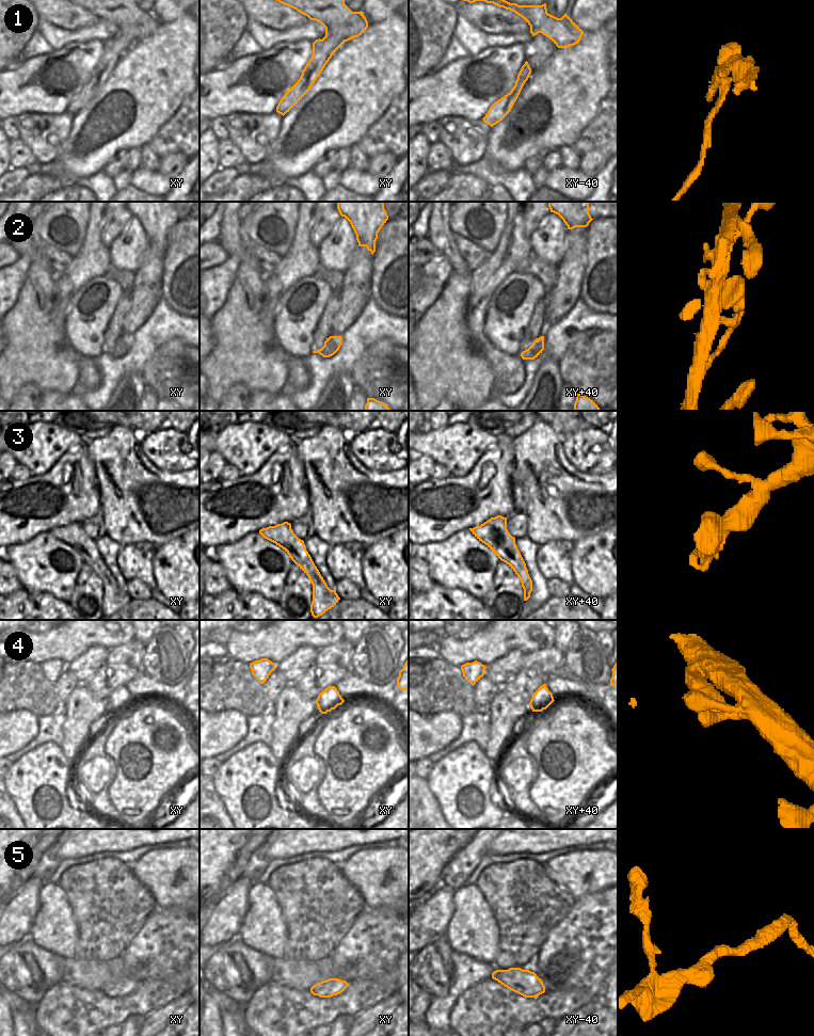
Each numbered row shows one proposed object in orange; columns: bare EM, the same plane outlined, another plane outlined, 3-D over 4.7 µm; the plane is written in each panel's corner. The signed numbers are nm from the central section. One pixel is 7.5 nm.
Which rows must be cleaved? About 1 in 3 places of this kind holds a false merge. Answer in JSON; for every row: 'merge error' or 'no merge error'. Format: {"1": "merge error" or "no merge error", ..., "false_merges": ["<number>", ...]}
{"1": "merge error", "2": "no merge error", "3": "no merge error", "4": "no merge error", "5": "no merge error", "false_merges": ["1"]}

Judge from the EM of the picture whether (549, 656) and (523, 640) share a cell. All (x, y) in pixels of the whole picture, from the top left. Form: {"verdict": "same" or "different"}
{"verdict": "different"}

